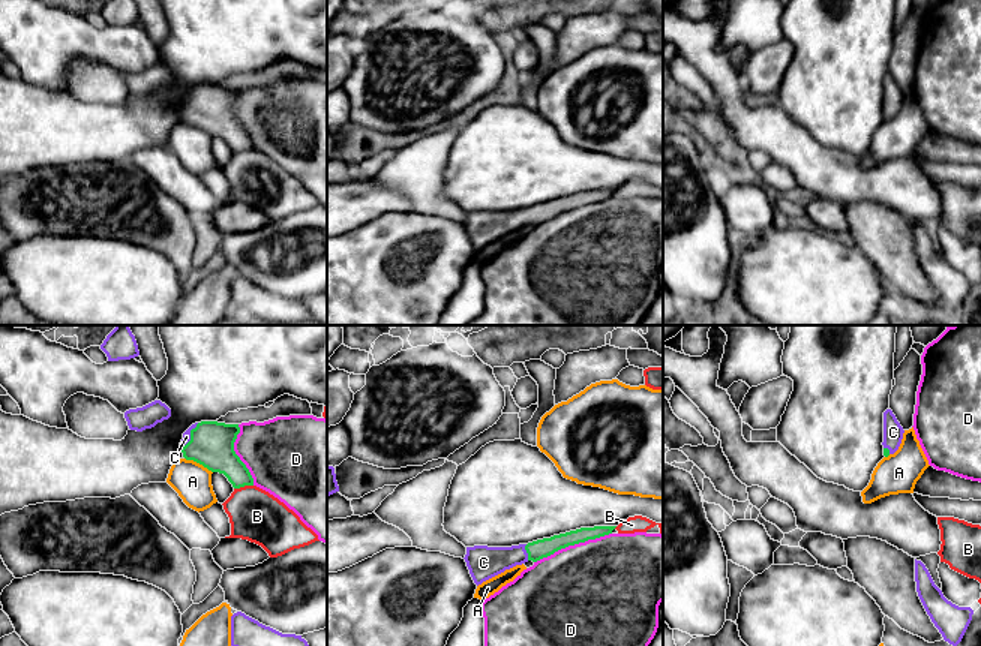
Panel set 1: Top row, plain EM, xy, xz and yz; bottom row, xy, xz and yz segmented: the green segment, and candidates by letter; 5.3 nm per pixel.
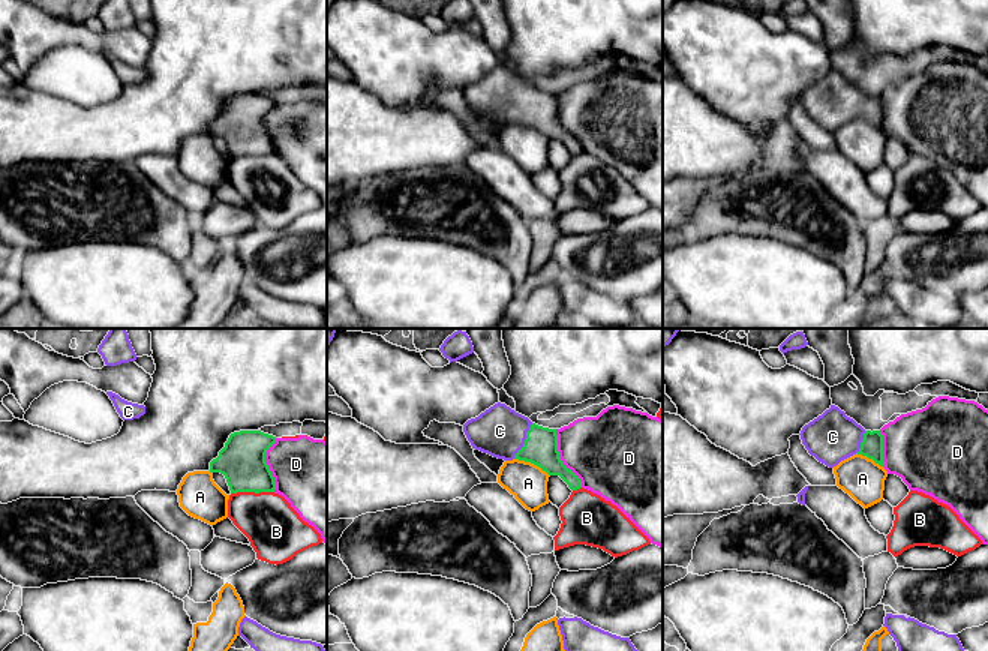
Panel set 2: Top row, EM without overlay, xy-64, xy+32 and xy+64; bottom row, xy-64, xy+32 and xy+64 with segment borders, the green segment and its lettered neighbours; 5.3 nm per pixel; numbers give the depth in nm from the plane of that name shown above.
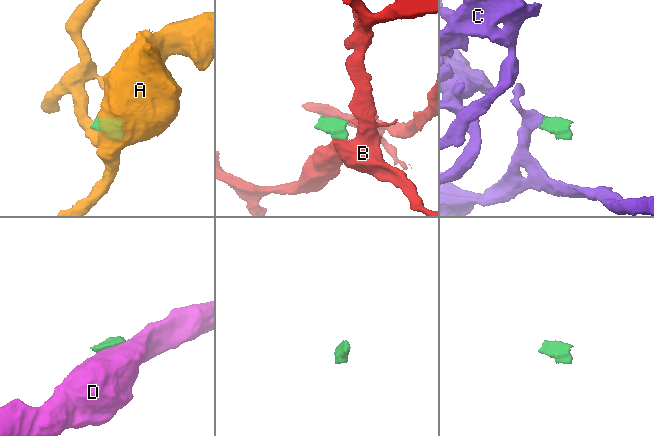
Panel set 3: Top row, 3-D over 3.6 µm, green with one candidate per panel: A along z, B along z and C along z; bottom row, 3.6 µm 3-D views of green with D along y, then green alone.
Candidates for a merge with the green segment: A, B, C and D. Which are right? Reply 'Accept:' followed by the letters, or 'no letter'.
Accept: C

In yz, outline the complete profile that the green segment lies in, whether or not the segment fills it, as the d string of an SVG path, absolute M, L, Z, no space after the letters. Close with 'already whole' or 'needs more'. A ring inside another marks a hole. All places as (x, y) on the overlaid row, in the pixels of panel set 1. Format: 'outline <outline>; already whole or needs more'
outline M886 409L884 412L884 456L888 457L890 454L894 454L903 439L903 427L897 421L896 415L891 409Z; needs more

